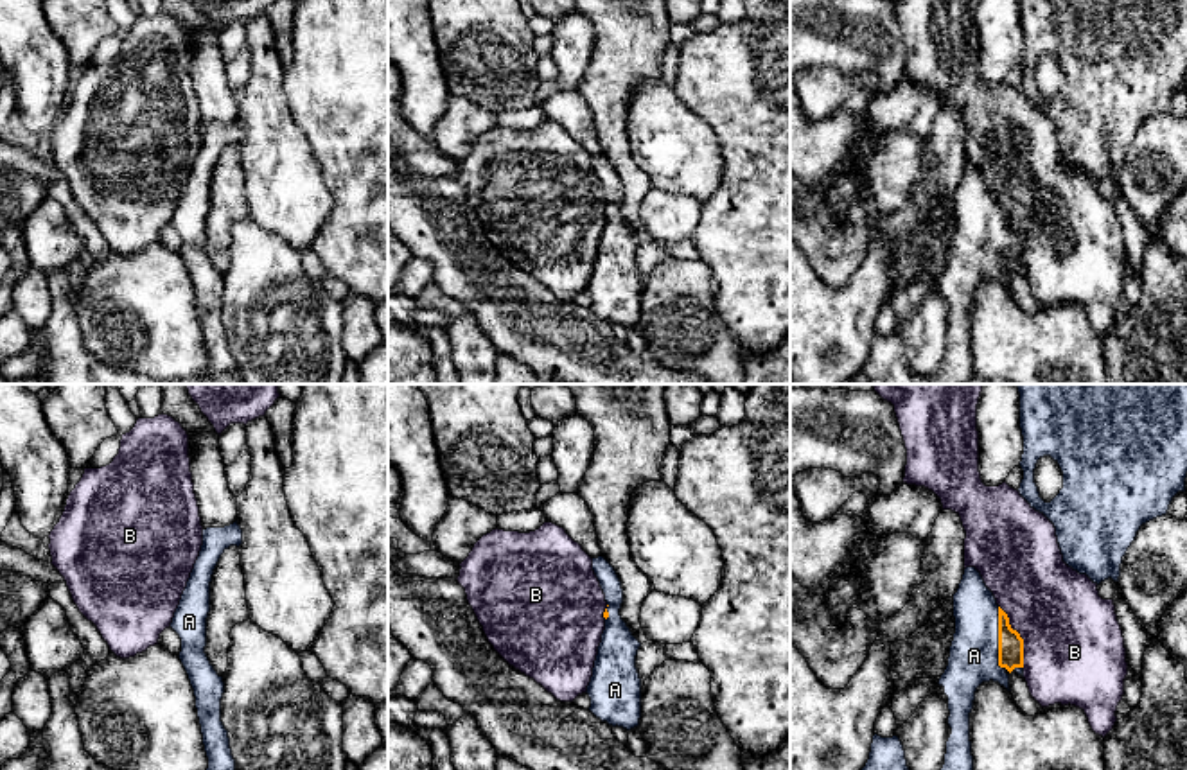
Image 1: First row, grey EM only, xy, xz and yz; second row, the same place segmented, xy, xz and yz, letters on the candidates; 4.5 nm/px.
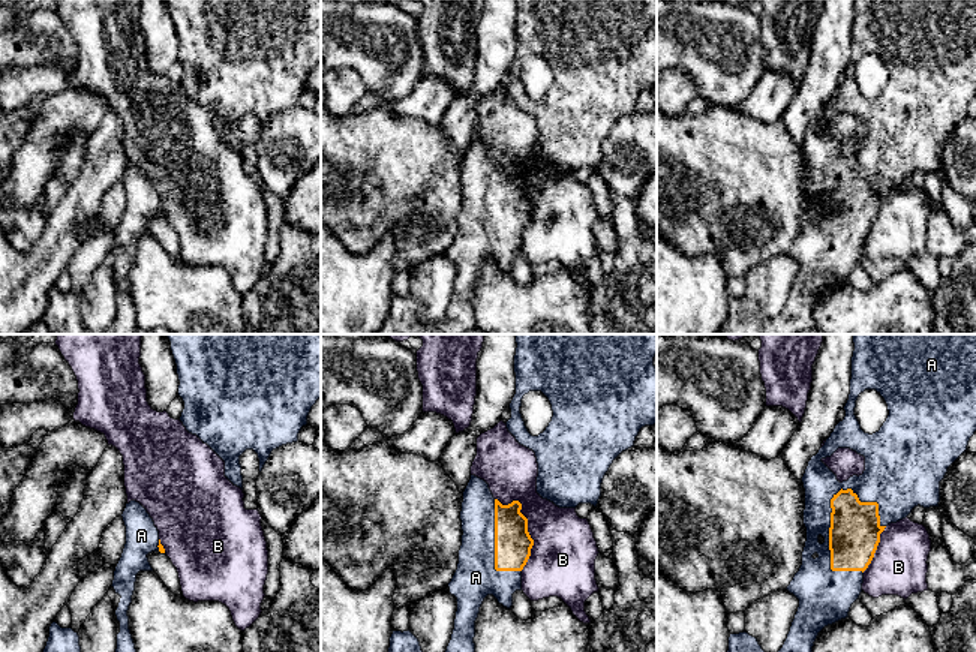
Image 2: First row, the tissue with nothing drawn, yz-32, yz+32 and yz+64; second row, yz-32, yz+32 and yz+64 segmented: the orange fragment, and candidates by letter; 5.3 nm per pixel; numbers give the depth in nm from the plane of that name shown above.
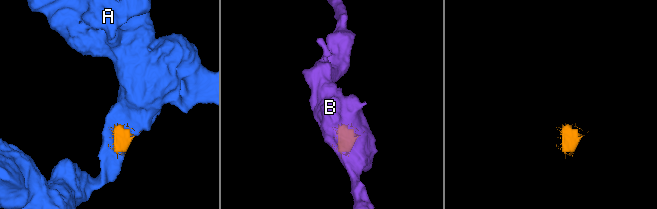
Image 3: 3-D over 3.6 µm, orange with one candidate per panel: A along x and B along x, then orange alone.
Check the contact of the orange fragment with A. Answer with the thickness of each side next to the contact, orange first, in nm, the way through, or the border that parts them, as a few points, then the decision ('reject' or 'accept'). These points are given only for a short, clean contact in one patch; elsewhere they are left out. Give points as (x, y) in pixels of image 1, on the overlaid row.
110 nm thick on the orange side, 220 nm on the other; accept

